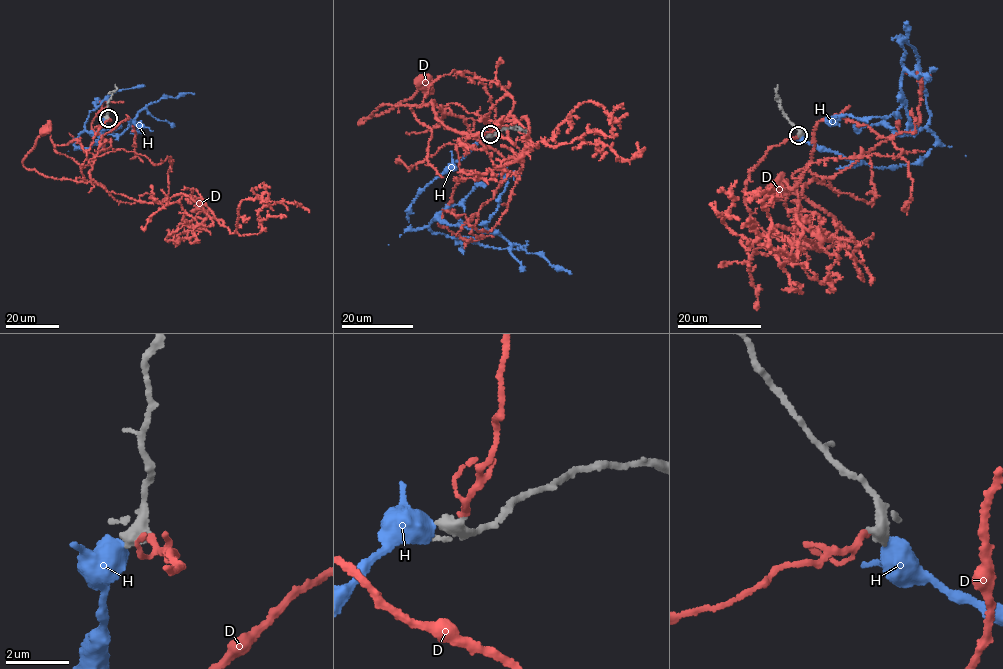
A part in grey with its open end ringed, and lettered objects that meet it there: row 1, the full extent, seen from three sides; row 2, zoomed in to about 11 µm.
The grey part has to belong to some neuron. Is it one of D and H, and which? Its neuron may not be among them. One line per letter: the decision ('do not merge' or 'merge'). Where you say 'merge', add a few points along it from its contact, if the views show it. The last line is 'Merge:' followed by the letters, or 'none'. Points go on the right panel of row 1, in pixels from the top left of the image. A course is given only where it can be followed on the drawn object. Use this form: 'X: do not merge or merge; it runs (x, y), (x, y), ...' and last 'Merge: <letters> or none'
D: merge; it runs (798, 135), (770, 147), (750, 172), (751, 220), (818, 250), (851, 239), (806, 198), (775, 192)
H: do not merge
Merge: D

